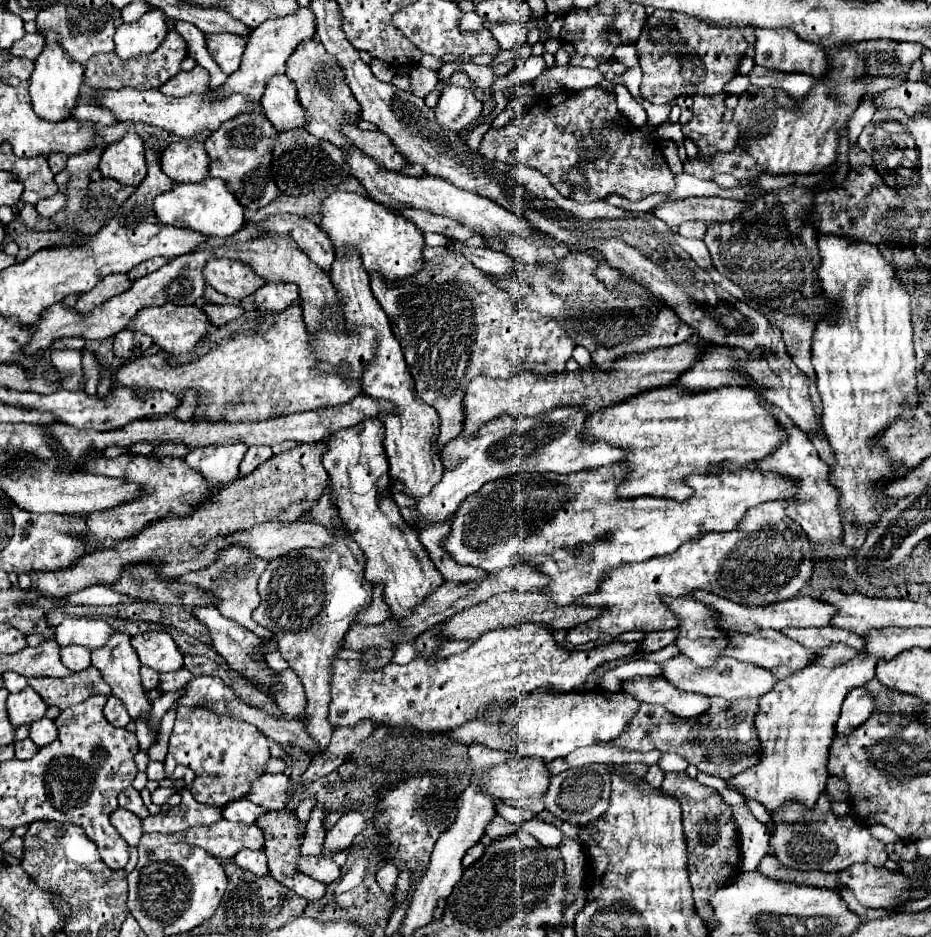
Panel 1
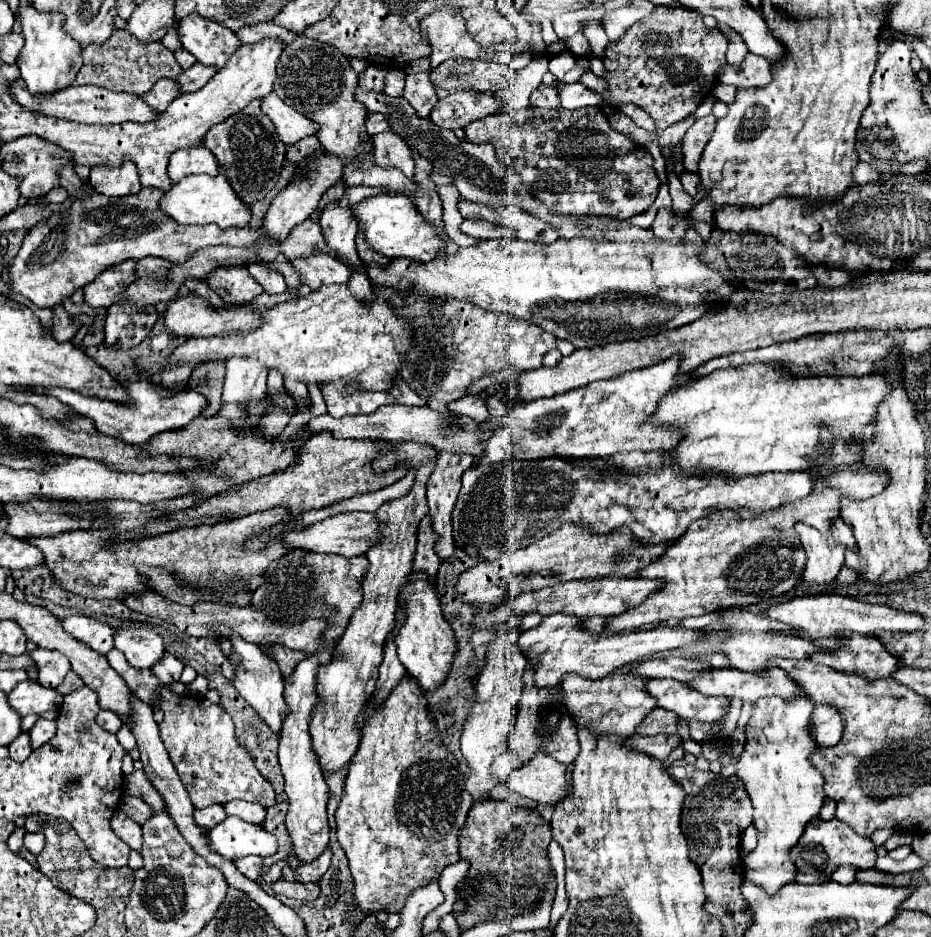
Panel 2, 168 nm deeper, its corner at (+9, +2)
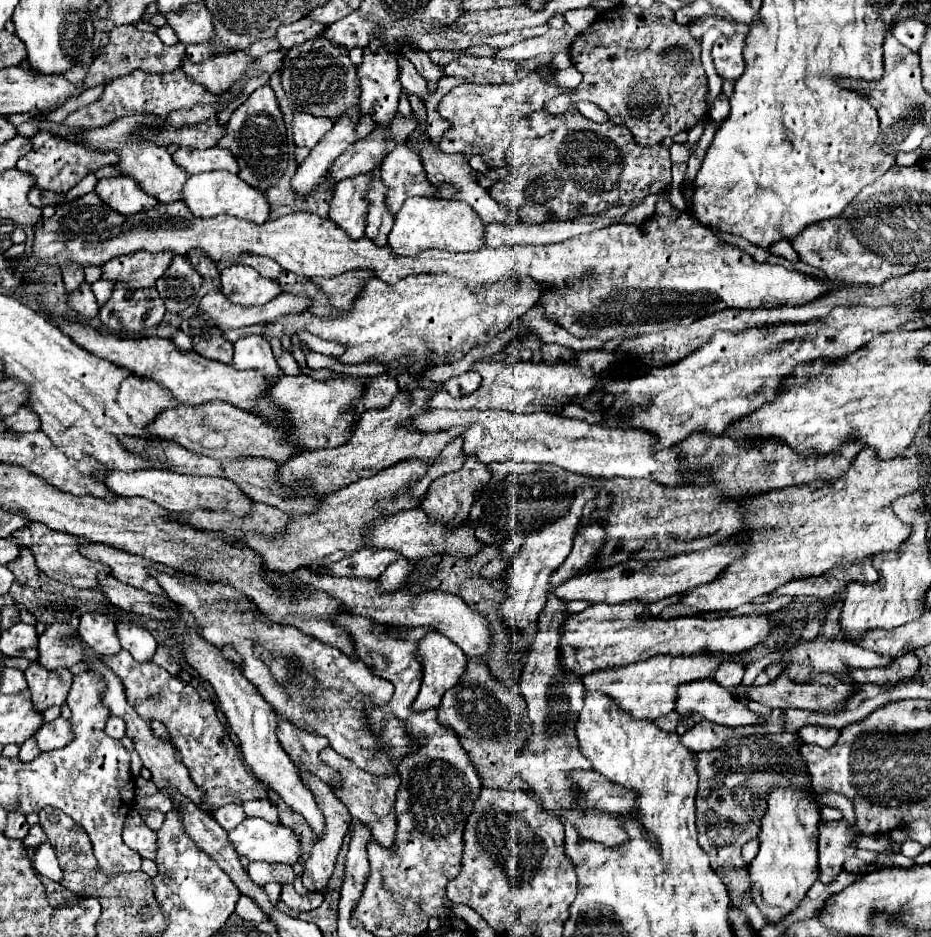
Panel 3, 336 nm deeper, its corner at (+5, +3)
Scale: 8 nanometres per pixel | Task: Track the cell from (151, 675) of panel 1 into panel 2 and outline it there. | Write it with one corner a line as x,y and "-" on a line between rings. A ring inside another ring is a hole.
115,648
107,654
107,660
140,700
152,705
161,699
161,710
165,714
163,724
159,724
161,740
165,742
171,762
175,762
181,782
185,784
195,808
225,804
233,798
259,802
265,808
275,806
275,790
261,776
245,746
237,740
235,724
219,704
211,704
203,696
169,692
168,685
159,682
151,670
131,666
127,658
-
155,692
158,694
155,695

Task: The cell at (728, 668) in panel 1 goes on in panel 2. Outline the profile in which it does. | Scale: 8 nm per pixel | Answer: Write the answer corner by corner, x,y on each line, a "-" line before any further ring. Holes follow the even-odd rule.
709,668
701,672
697,678
687,682
689,688
705,694
705,696
725,696
725,698
739,698
743,702
757,702
763,696
781,696
781,698
793,698
799,694
799,688
783,670
779,668
767,668
763,672
741,672
733,668

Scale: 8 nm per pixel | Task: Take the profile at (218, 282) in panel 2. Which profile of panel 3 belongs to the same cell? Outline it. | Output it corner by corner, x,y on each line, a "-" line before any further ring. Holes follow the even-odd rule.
229,265
221,269
221,291
237,305
265,305
281,293
281,285
261,277
253,267

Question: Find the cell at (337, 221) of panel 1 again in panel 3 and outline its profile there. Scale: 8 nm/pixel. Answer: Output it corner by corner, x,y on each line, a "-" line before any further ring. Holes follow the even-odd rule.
409,197
395,215
395,225
389,233
389,247
405,257
417,257
427,249
473,253
483,245
483,221
479,215
463,201
445,201
439,197

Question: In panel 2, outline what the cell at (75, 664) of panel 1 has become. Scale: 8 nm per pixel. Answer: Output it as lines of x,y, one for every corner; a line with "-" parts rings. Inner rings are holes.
35,648
29,654
31,654
31,658
35,658
35,662
39,666
39,682
45,688
55,688
57,682
63,682
65,674
71,670
71,664
67,662
67,658
63,654
59,654
57,650

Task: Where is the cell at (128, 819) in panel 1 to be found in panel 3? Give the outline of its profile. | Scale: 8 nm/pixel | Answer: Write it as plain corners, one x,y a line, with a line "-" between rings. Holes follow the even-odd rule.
131,811
125,821
123,841
127,847
137,851
143,859
155,859
157,855
157,833
149,829
137,811

